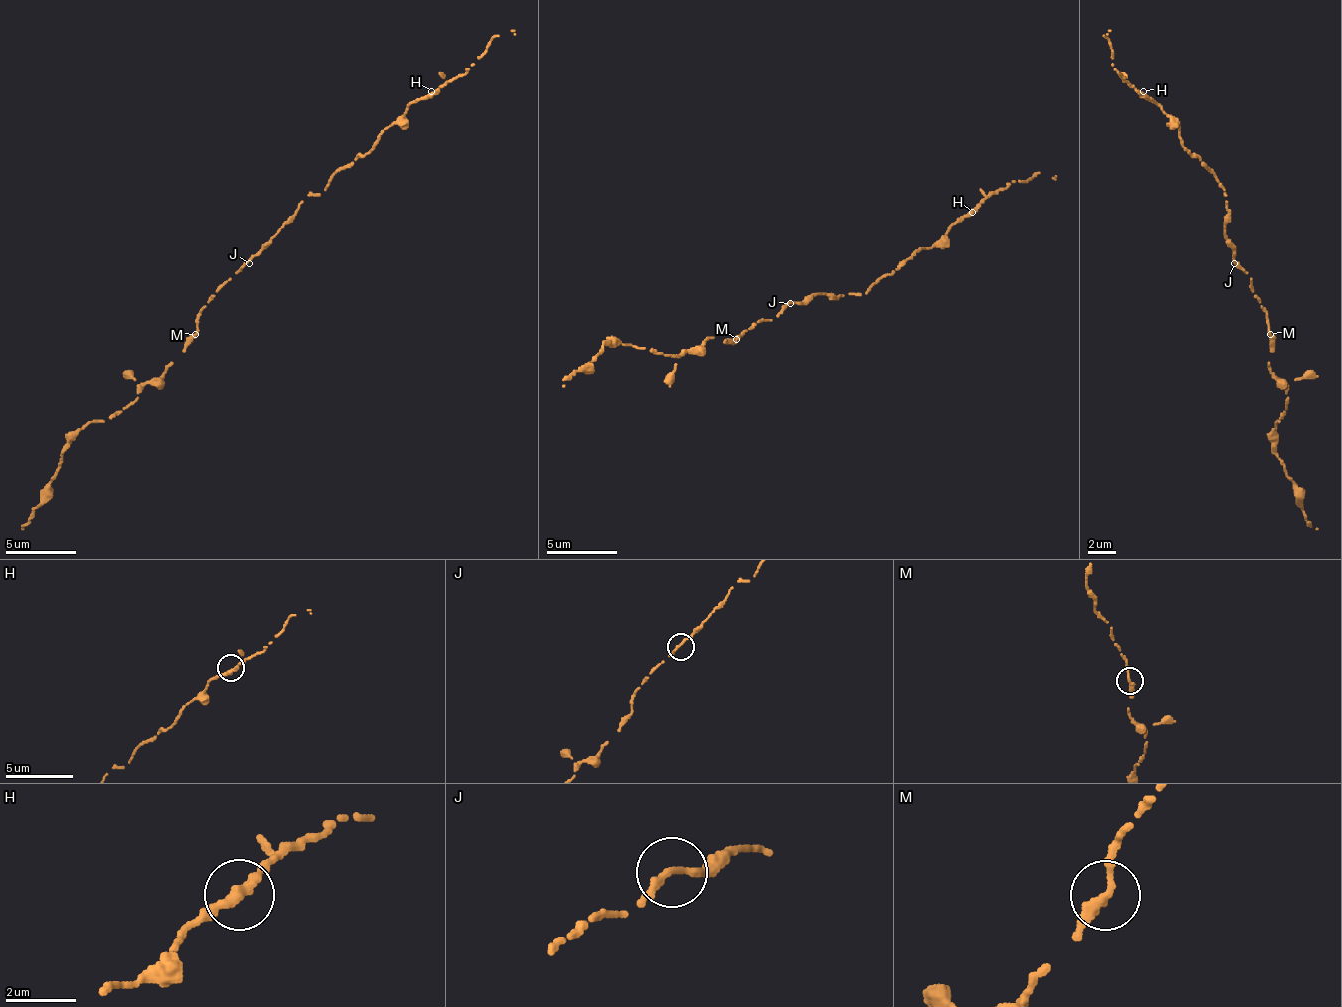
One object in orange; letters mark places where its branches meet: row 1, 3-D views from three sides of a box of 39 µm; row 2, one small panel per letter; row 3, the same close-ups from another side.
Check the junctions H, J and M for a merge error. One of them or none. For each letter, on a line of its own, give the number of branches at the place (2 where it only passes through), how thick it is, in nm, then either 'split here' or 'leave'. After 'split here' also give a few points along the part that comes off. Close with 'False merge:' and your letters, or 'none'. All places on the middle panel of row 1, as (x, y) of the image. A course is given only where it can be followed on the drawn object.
H: branches 2; calibre 280 nm; leave
J: branches 2; calibre 240 nm; leave
M: branches 2; calibre 280 nm; leave
False merge: none

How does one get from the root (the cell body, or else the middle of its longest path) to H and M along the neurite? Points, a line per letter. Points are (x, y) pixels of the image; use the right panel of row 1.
H: (1234, 259), (1234, 245), (1224, 231), (1224, 217), (1227, 214), (1224, 186), (1182, 144), (1178, 126), (1143, 91)
M: (1234, 259), (1252, 277), (1252, 291), (1266, 312), (1269, 333)

